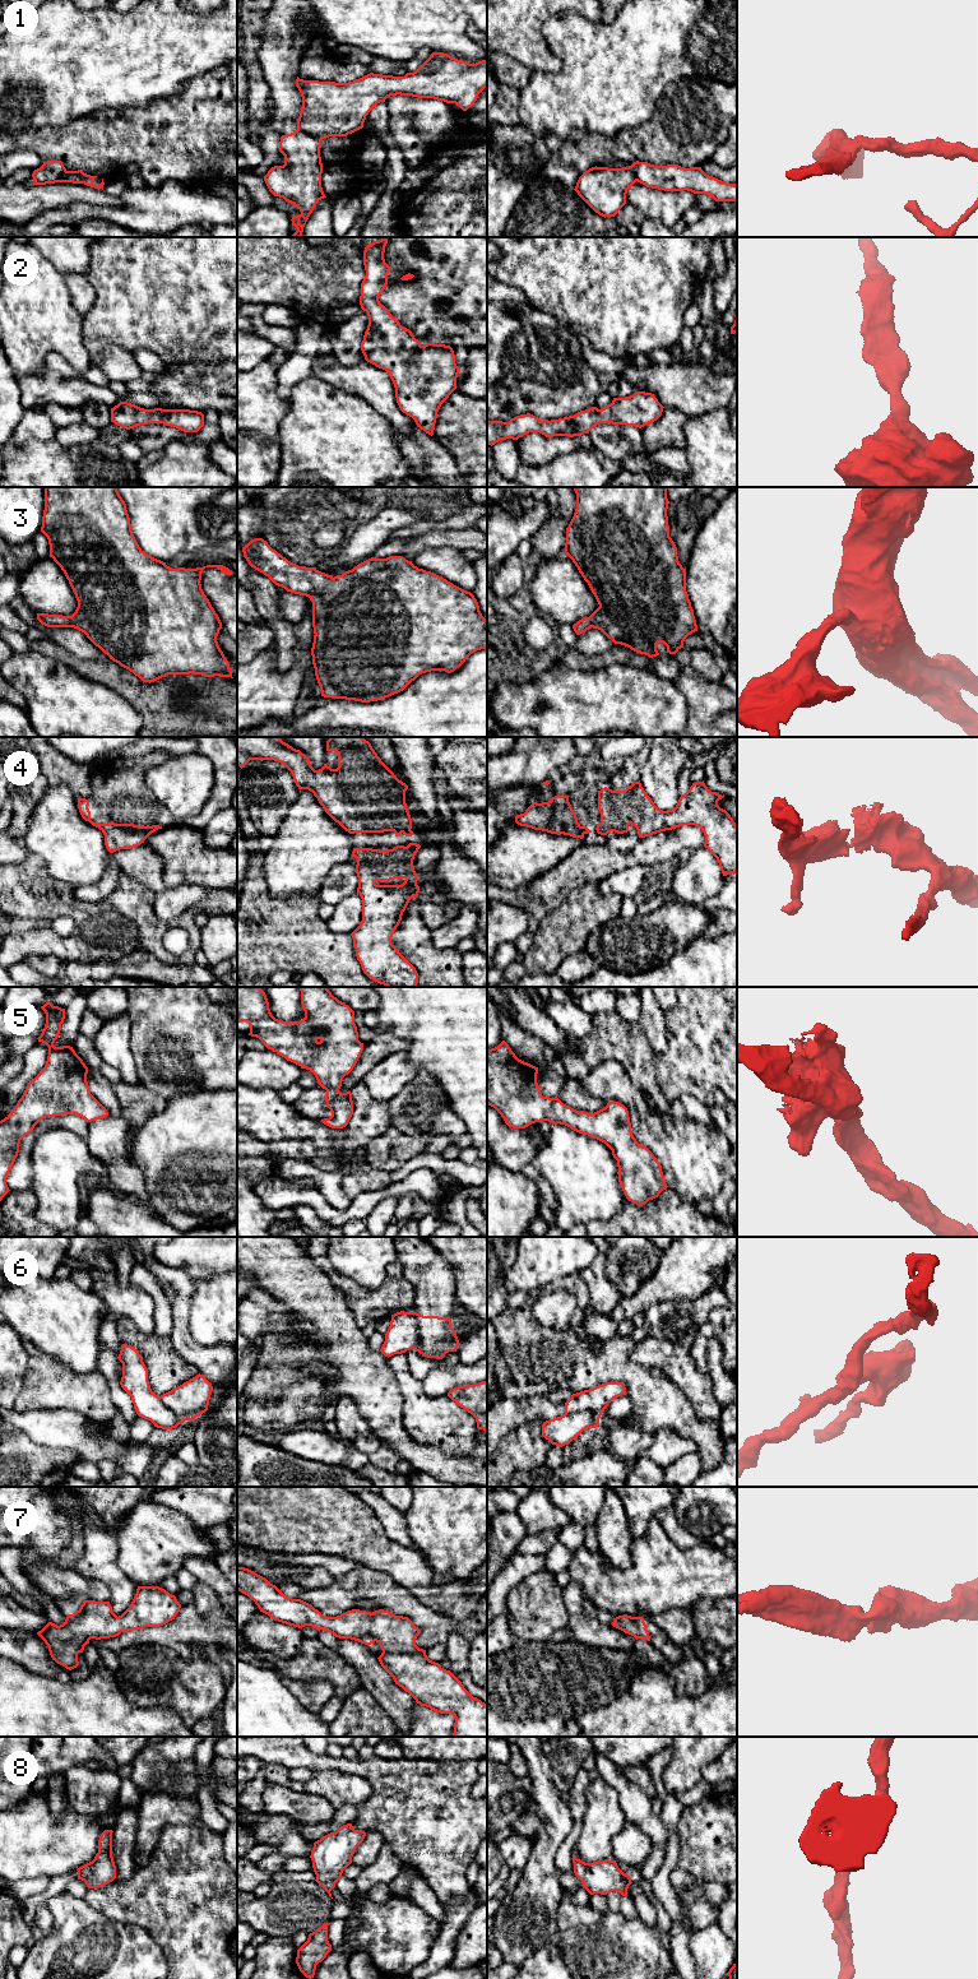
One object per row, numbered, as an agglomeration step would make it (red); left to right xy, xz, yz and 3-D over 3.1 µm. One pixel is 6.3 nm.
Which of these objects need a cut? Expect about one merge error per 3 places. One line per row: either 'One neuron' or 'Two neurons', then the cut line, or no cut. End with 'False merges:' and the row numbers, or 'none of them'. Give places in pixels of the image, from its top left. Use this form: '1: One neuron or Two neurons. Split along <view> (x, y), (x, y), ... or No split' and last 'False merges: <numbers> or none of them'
1: Two neurons. Split along xz (297, 128), (320, 140)
2: One neuron. No split
3: One neuron. No split
4: One neuron. No split
5: One neuron. No split
6: Two neurons. Split along xz (420, 1315), (418, 1342), (413, 1348)
7: One neuron. No split
8: One neuron. No split
False merges: 1, 6

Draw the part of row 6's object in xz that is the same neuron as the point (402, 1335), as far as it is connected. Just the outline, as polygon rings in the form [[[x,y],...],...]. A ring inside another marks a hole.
[[[397,1312],[391,1315],[390,1326],[385,1334],[385,1341],[380,1352],[385,1357],[402,1354],[407,1350],[414,1349],[418,1335],[418,1316],[417,1312]]]

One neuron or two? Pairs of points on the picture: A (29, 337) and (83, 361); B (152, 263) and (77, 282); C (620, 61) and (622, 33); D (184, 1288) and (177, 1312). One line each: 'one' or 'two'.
A: one
B: two
C: one
D: one

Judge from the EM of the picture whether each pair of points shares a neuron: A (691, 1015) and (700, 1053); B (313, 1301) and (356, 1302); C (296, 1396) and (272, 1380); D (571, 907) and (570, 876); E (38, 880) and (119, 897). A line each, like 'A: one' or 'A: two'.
A: one
B: two
C: two
D: two
E: one

